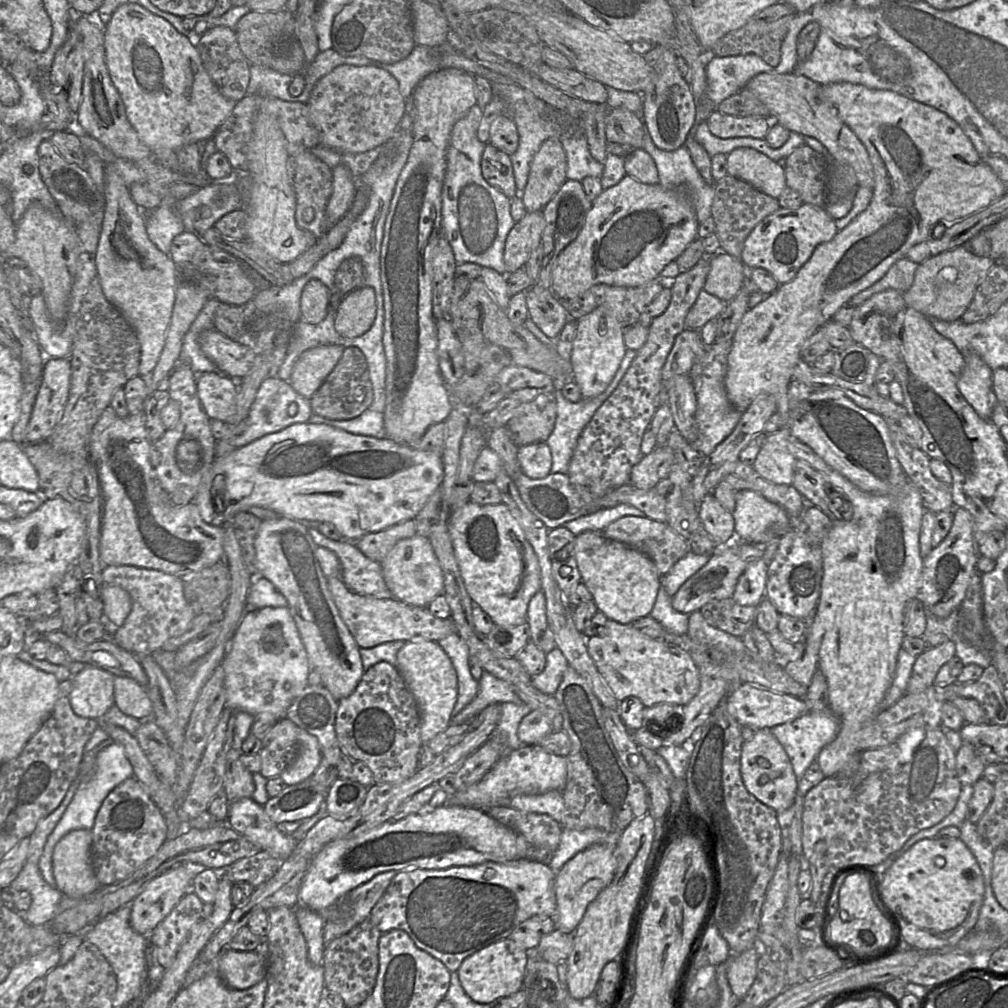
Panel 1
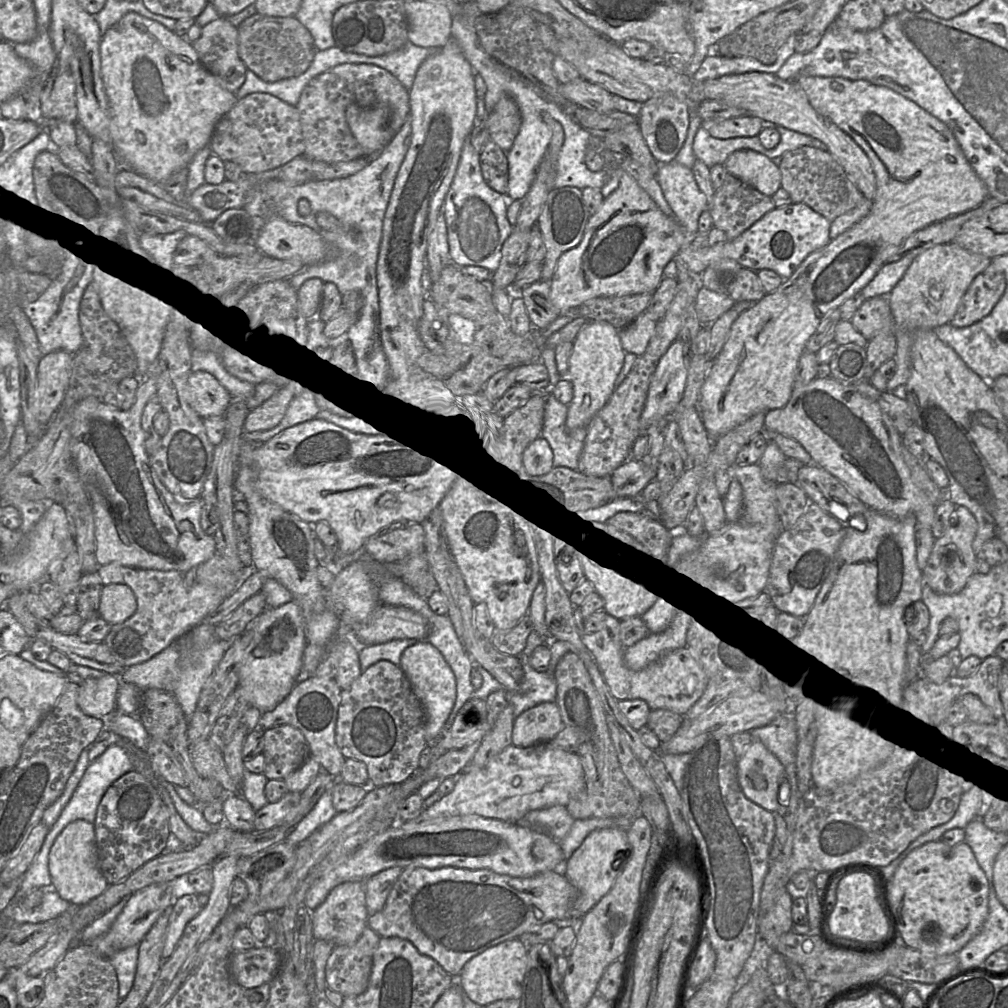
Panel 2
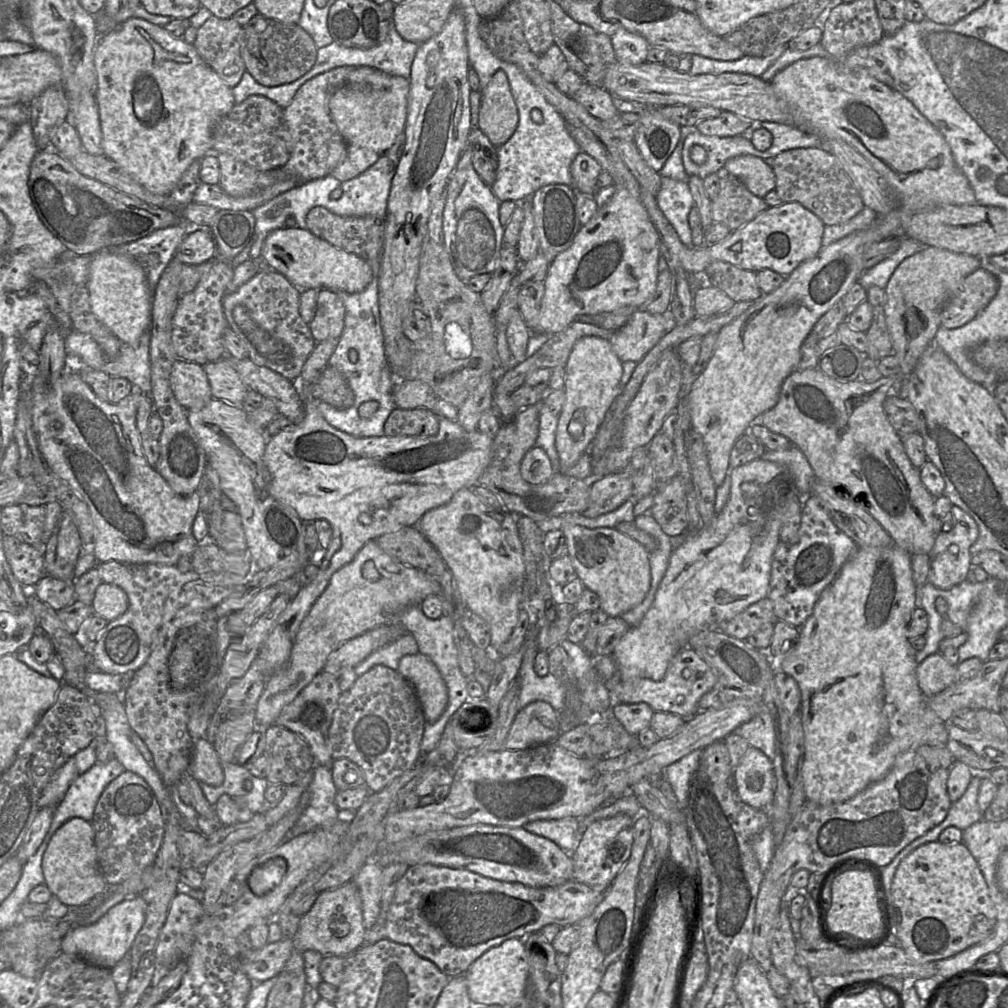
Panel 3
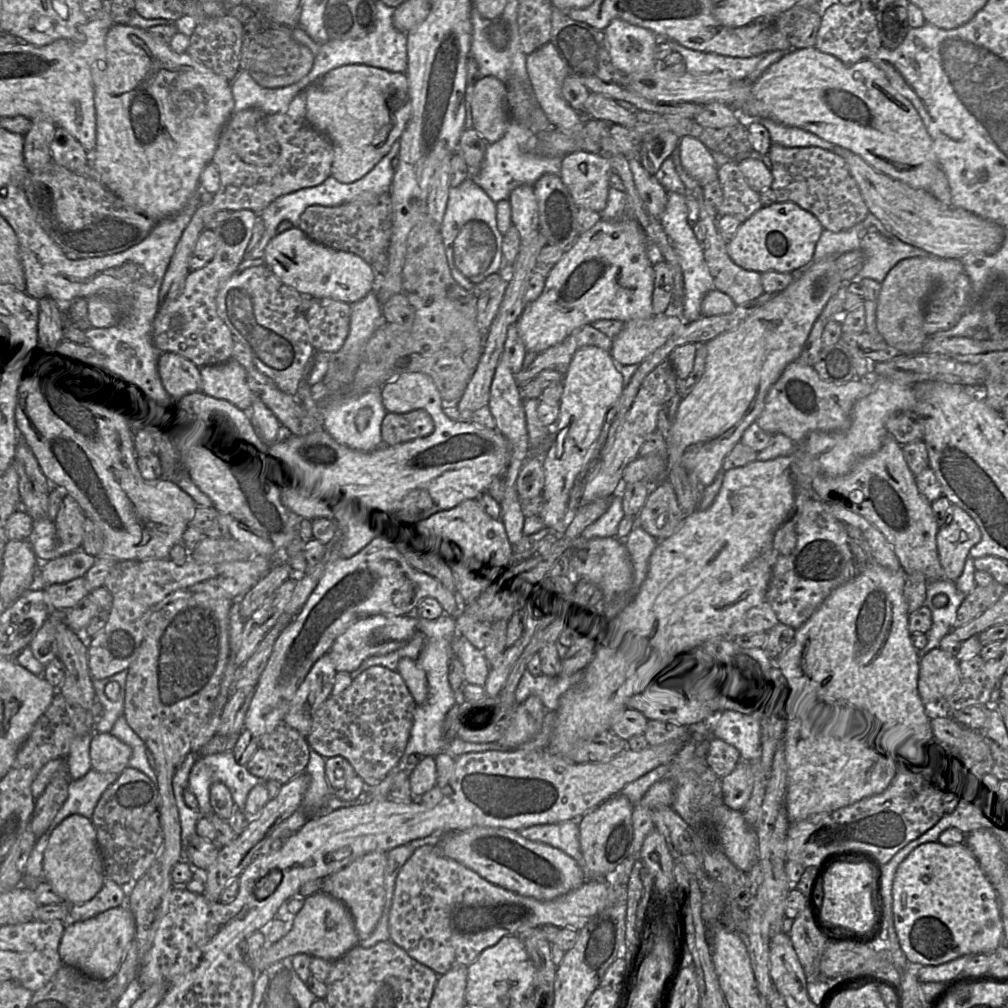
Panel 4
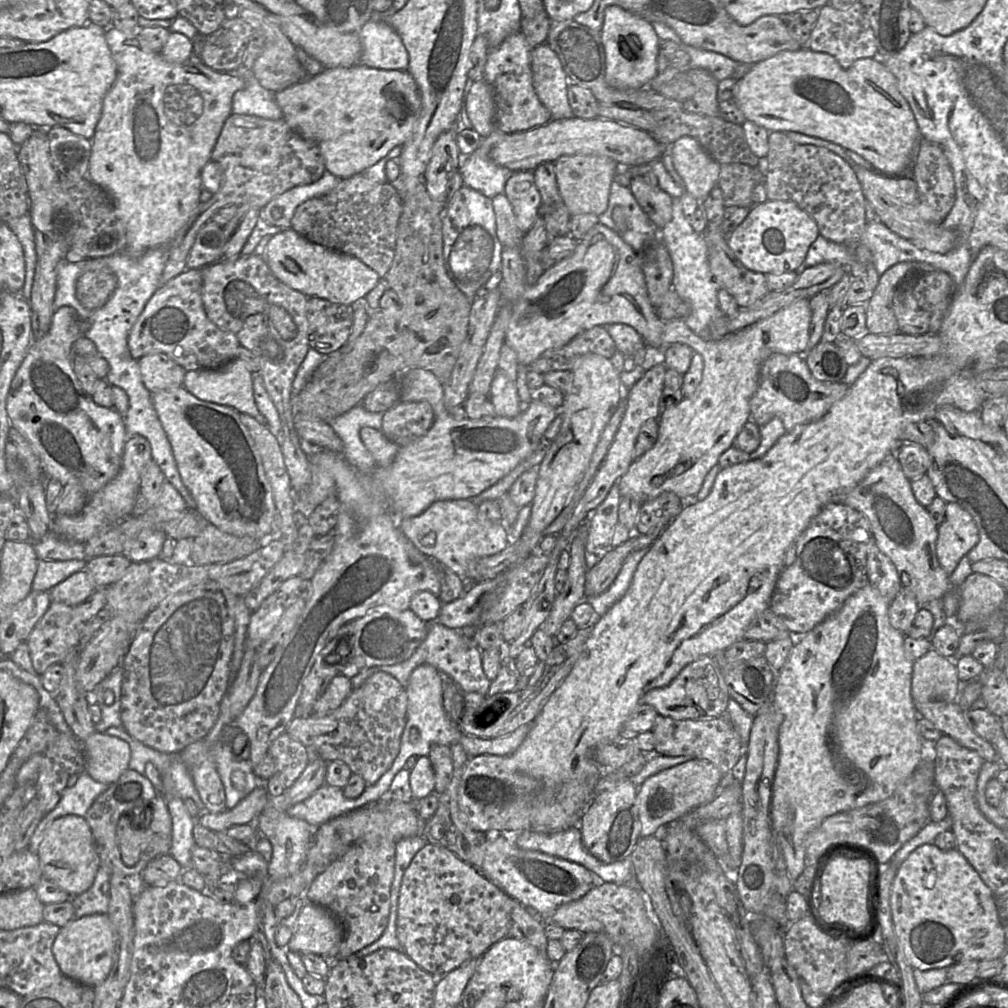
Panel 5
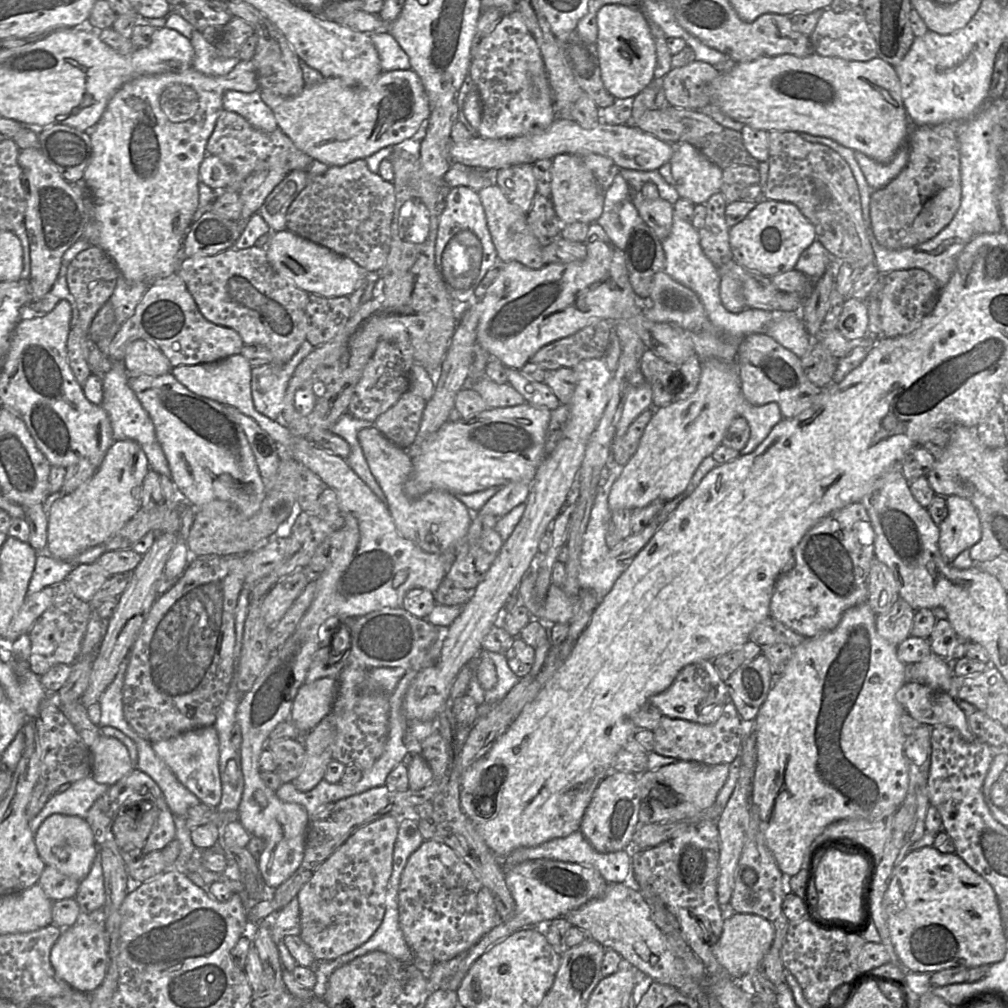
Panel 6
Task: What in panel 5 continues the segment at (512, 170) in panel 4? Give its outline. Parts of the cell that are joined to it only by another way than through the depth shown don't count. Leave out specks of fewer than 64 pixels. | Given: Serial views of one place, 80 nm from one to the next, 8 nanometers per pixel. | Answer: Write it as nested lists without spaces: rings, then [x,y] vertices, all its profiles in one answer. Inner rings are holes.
[[[499,130],[482,139],[480,146],[469,156],[463,157],[458,168],[464,185],[493,198],[504,193],[507,180],[514,171],[495,164],[490,158],[491,149],[507,135]]]

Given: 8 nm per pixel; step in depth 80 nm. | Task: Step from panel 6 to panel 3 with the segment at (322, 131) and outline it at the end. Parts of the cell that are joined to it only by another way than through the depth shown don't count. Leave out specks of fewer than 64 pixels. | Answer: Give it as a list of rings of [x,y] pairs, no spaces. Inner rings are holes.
[[[363,66],[353,74],[353,80],[336,90],[329,101],[331,118],[347,144],[345,160],[331,173],[342,182],[366,171],[392,146],[404,130],[408,108],[408,79]]]

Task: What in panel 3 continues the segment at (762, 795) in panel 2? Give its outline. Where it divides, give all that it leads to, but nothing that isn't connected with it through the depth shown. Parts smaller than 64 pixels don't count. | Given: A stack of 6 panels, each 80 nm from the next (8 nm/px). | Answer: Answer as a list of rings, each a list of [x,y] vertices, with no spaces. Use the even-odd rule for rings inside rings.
[[[750,746],[734,768],[734,783],[742,801],[757,809],[769,808],[776,786],[772,761]]]

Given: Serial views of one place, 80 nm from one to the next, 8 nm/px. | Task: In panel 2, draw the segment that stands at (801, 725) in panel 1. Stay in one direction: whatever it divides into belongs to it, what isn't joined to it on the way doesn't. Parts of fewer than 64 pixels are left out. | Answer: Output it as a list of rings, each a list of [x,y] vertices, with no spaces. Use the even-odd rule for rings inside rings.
[[[783,713],[770,724],[750,730],[753,740],[759,740],[779,761],[787,766],[796,761],[797,727],[794,714]]]

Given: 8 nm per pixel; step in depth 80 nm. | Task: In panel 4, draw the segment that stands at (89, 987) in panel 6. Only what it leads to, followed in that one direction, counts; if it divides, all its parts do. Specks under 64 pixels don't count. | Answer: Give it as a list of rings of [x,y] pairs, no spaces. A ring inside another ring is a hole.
[[[125,904],[85,921],[66,923],[59,943],[59,956],[63,964],[74,967],[93,978],[107,981],[118,970],[135,935],[135,919],[128,905]]]

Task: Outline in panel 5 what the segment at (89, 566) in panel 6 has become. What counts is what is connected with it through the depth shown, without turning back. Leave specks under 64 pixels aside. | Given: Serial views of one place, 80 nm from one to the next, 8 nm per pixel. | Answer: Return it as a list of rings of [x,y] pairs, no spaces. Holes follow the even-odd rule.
[[[83,569],[54,586],[49,593],[52,601],[74,607],[83,602],[95,590],[96,586],[92,577]]]

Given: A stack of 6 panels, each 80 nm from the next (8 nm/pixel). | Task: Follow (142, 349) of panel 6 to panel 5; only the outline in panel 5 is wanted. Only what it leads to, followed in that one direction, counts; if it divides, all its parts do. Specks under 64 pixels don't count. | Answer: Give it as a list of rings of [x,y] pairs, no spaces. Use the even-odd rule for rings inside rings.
[[[164,353],[138,359],[142,380],[151,392],[183,386],[186,369]]]

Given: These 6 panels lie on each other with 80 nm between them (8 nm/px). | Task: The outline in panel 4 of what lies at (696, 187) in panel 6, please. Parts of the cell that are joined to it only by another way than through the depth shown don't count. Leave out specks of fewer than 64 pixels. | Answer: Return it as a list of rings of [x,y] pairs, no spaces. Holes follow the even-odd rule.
[[[692,136],[680,138],[677,145],[680,161],[686,172],[704,187],[714,180],[718,180],[718,166],[711,155],[711,151],[698,139]]]

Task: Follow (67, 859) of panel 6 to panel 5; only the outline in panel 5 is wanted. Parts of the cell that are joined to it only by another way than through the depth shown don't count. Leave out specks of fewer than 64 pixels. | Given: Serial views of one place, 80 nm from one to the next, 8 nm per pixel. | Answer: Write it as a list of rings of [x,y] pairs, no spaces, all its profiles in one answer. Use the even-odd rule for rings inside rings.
[[[78,815],[59,817],[45,829],[38,856],[44,876],[72,897],[93,885],[101,866],[92,830],[87,820]]]

